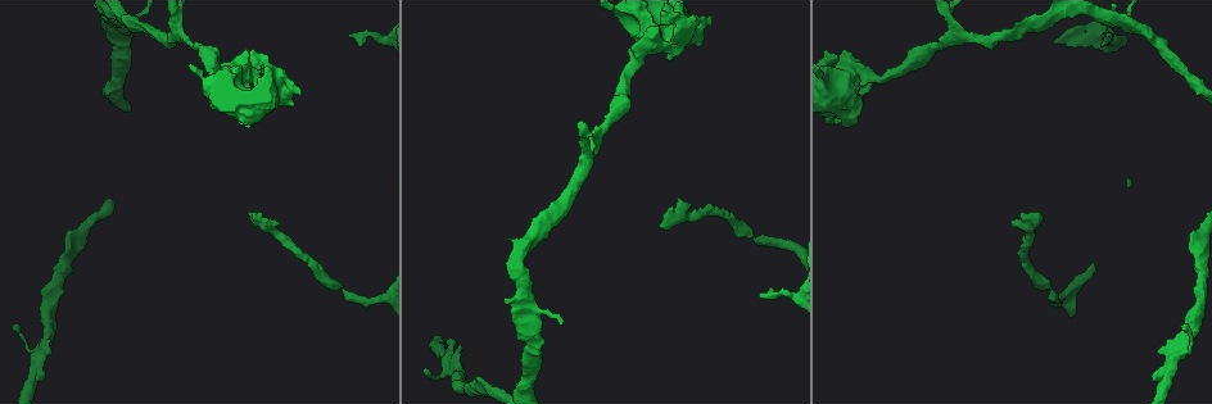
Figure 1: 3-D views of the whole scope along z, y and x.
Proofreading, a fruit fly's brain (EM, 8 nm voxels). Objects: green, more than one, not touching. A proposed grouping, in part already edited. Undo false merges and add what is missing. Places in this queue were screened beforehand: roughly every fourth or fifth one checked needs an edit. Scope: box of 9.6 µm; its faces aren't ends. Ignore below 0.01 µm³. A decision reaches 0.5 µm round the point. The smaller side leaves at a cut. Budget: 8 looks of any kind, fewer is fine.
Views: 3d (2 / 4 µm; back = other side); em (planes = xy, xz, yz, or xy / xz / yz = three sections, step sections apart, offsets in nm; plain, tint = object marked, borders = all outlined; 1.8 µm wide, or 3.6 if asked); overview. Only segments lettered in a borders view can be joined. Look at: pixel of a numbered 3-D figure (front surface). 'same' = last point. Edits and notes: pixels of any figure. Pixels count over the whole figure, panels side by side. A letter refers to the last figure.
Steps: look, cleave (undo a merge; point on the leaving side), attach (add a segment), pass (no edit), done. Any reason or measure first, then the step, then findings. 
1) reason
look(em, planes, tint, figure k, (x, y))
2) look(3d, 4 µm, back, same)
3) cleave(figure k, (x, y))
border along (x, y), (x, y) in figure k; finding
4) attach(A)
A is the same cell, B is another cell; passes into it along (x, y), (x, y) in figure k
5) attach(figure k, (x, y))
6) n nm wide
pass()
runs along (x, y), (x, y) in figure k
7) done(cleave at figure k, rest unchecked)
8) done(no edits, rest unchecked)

an open end
look(3d, 4 µm, figure 1, (1039, 214))

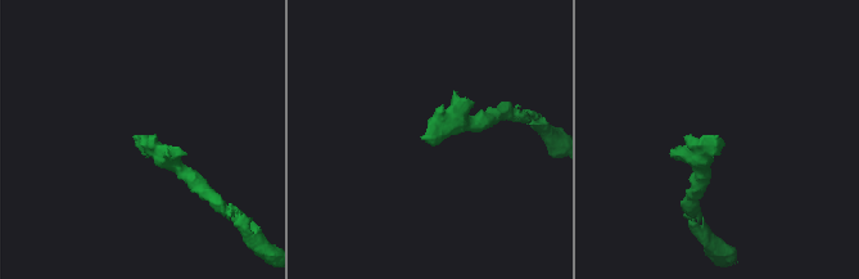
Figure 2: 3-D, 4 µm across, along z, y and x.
look(em, planes, plain, figure 2, (716, 135))

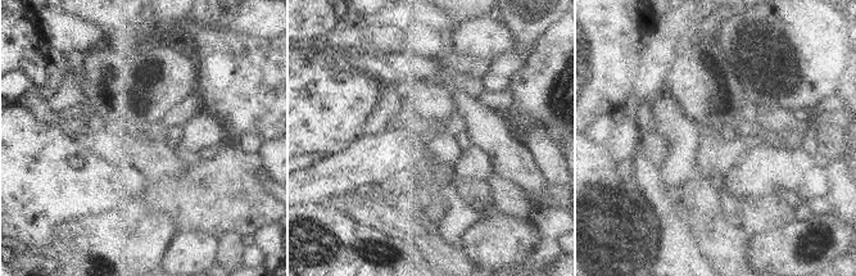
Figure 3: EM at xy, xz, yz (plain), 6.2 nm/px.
look(em, planes, borders, same)

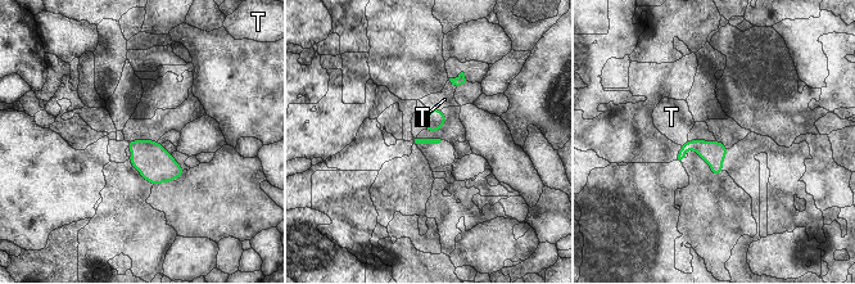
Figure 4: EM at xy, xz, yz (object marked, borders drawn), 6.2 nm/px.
pass()
T is another cell; border along (440, 108), (430, 108), (428, 111) in figure 4; no lettered segment goes on from it

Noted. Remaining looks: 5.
an open end
look(em, planes, borders, figure 1, (1108, 35))

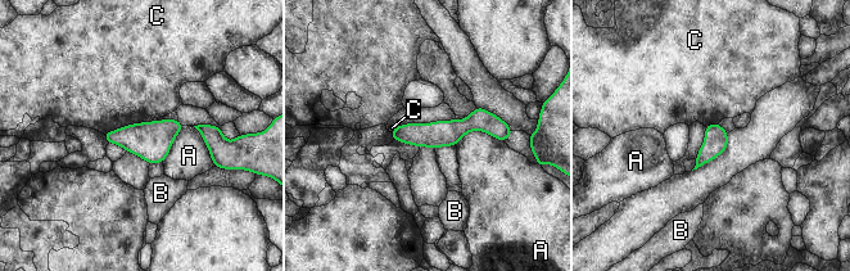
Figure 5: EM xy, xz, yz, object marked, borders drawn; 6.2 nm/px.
C touches over 340 nm
pass()
A, B and C are other cells; no lettered segment goes on from it

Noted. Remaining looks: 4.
abrupt turn
look(em, xy, step 8, tint, figure 1, (532, 308))

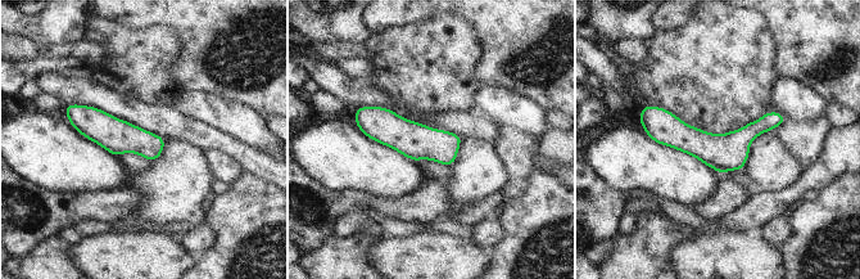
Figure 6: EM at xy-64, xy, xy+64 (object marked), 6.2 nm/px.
look(em, planes, borders, same)

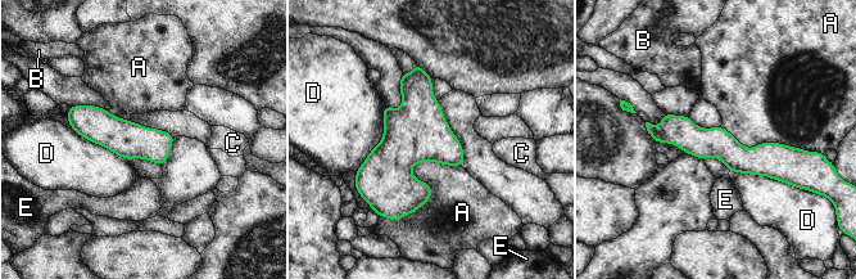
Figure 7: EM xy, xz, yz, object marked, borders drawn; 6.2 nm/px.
190 nm wide
pass()
A, B, C, D and E are other cells; runs along (650, 127), (736, 157), (795, 156) in figure 7; all the same cell

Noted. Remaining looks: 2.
done(no edits, rest unchecked)

